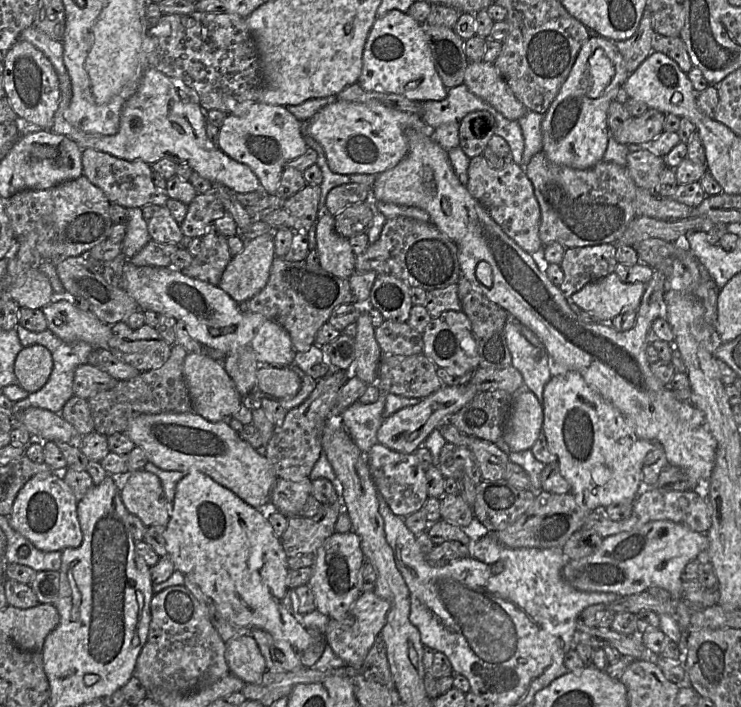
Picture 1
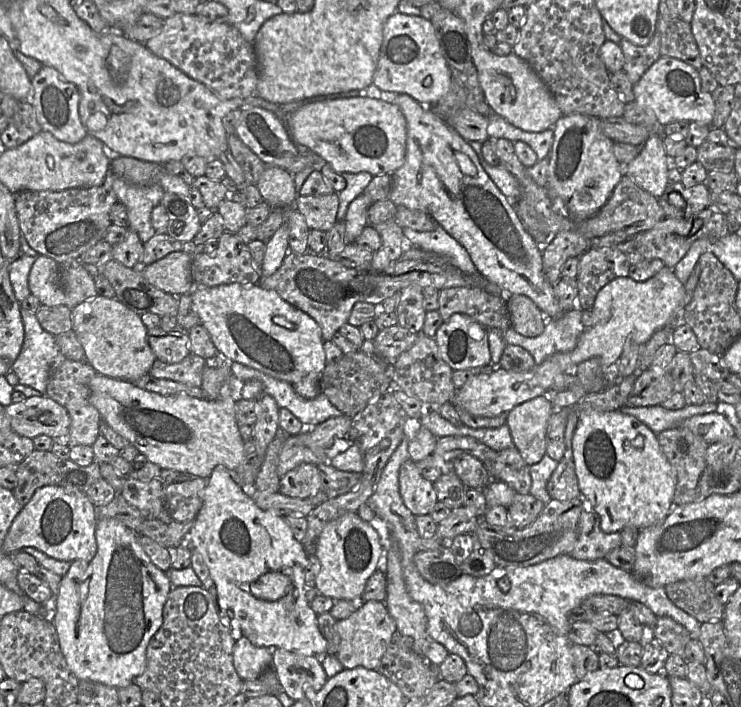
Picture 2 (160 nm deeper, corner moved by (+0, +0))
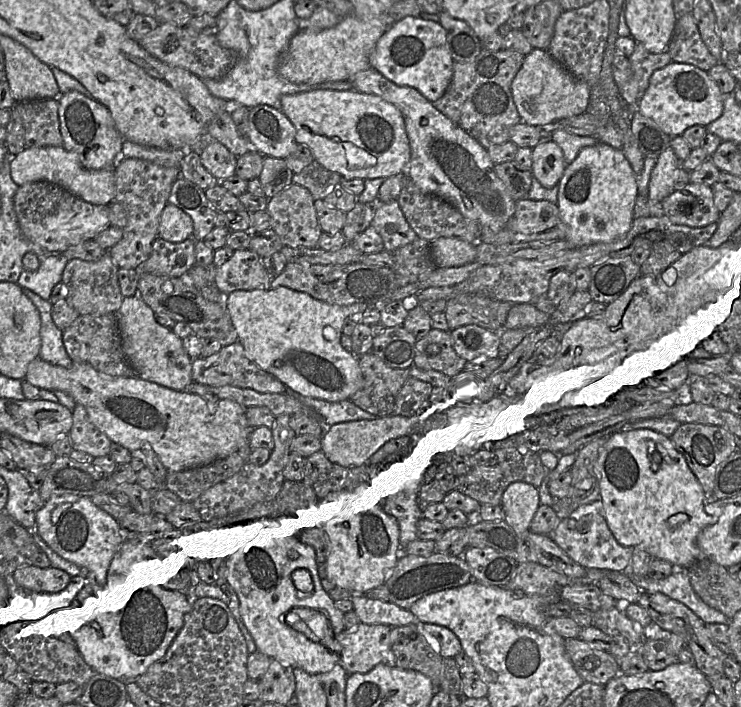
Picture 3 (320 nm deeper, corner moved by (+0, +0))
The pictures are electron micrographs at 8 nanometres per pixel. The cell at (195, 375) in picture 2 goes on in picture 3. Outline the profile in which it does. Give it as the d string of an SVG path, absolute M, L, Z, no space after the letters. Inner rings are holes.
M236 342L223 346L217 353L206 358L198 357L192 361L193 383L214 387L231 386L241 389L251 389L259 393L286 394L287 388L273 375L259 368L245 354L241 343Z

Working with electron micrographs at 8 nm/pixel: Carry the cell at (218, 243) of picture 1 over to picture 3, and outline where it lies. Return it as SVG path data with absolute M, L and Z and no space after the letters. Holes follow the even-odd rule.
M250 249L234 250L225 263L215 268L214 283L222 294L239 290L268 290L271 282L261 257Z

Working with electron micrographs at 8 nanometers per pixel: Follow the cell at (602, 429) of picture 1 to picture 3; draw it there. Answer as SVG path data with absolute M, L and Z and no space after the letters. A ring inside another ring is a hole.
M647 428L615 432L600 449L596 473L607 525L619 543L643 549L681 568L689 568L703 558L697 539L714 518L705 512L706 494L670 437Z

